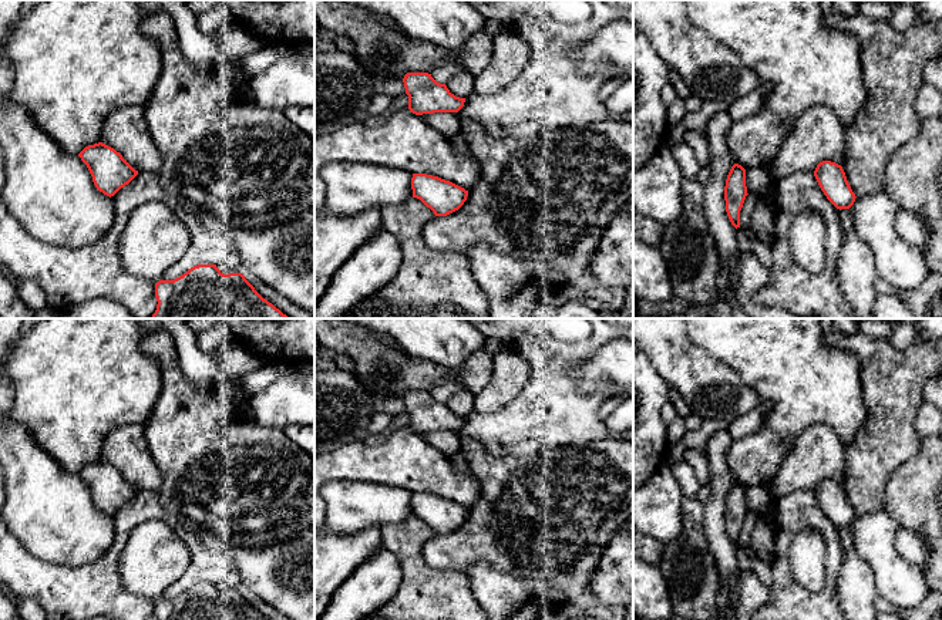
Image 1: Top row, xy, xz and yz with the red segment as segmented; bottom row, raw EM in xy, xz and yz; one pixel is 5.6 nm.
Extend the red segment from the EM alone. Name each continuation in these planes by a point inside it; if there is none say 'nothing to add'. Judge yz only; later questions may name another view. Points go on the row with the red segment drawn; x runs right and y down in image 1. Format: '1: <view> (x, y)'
nothing to add

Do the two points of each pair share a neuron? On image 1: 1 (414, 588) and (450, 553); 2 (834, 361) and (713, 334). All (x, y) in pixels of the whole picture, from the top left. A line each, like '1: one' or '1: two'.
1: two
2: one

